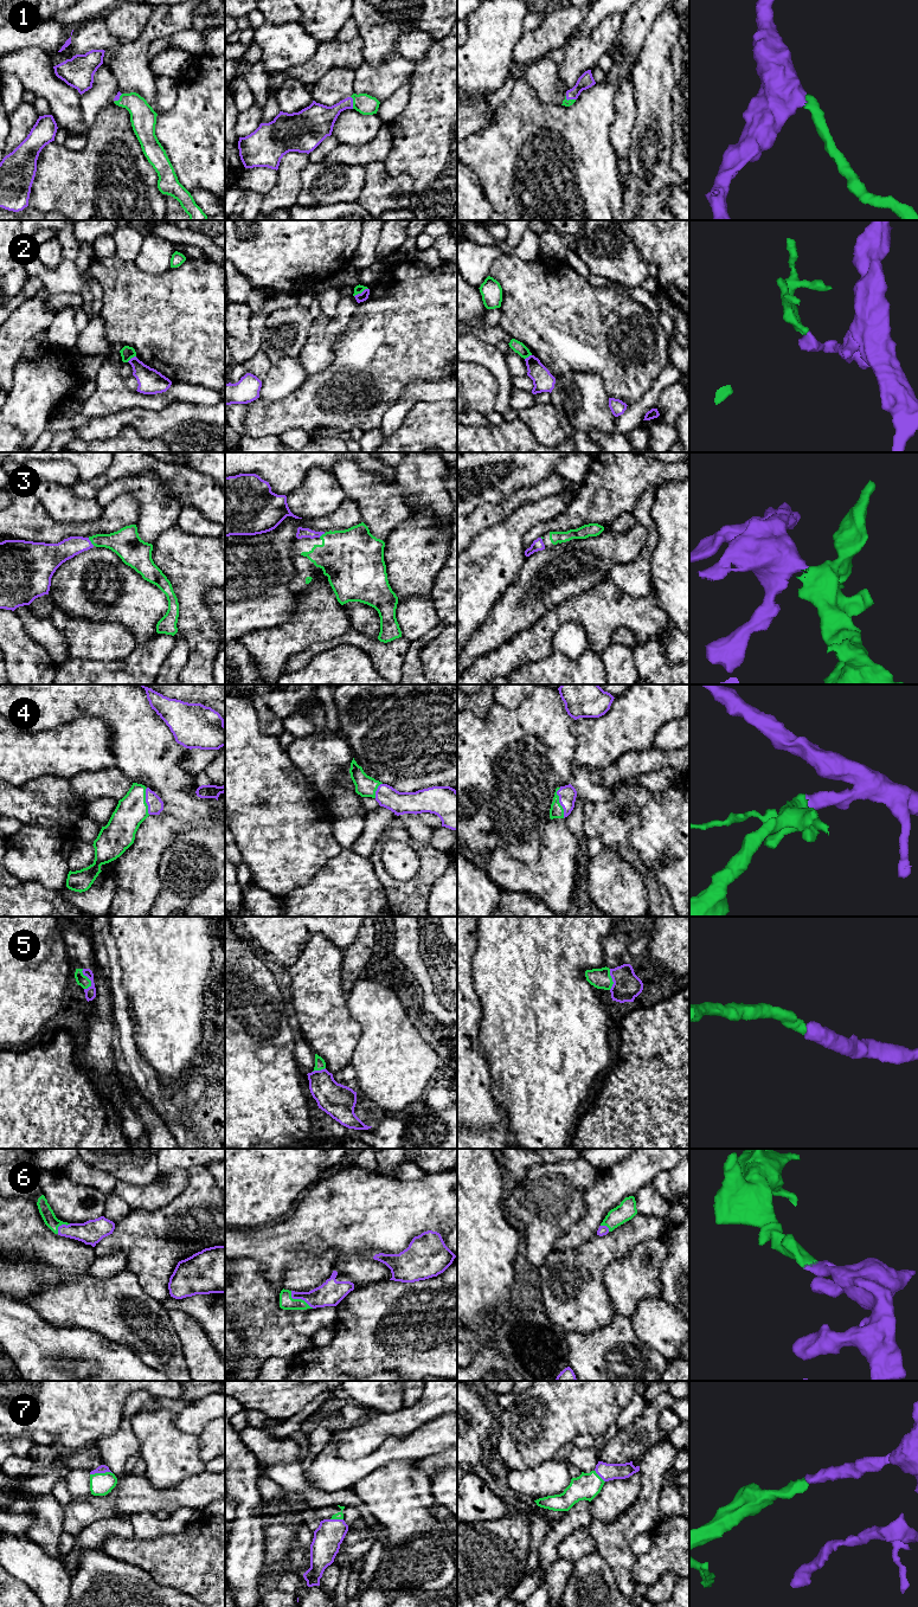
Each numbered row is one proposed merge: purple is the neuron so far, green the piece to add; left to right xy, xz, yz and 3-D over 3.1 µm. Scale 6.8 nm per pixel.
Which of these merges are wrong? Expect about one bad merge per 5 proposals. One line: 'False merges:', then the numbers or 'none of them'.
False merges: 2

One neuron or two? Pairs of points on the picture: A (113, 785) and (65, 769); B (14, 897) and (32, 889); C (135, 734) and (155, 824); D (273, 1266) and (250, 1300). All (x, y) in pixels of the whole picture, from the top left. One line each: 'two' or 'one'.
A: two
B: one
C: two
D: two

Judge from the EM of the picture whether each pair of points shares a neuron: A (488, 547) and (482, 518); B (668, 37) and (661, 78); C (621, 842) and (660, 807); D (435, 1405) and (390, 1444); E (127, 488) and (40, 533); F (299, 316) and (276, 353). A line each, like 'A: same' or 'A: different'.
A: different
B: same
C: different
D: different
E: different
F: same

